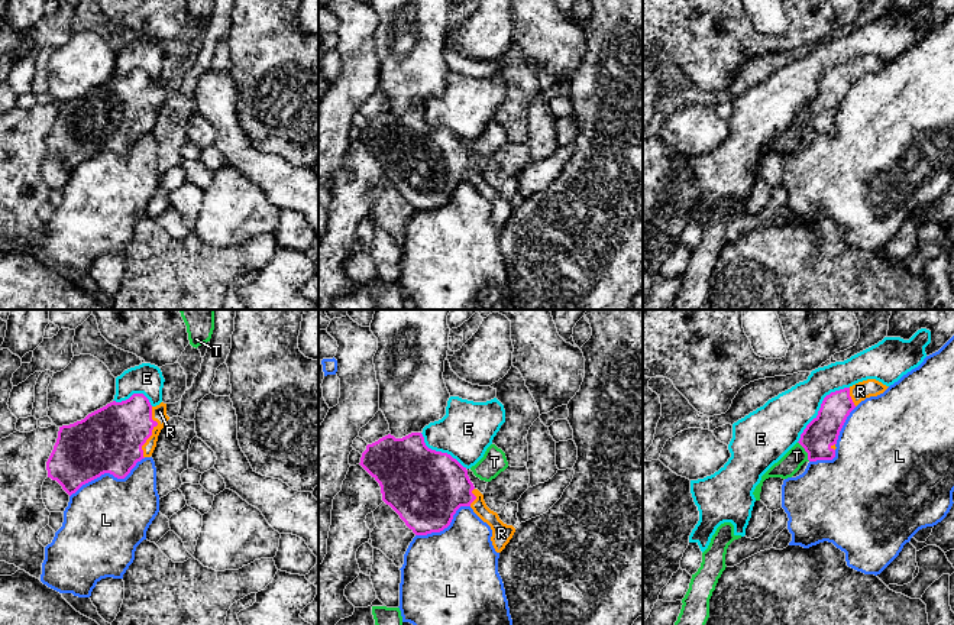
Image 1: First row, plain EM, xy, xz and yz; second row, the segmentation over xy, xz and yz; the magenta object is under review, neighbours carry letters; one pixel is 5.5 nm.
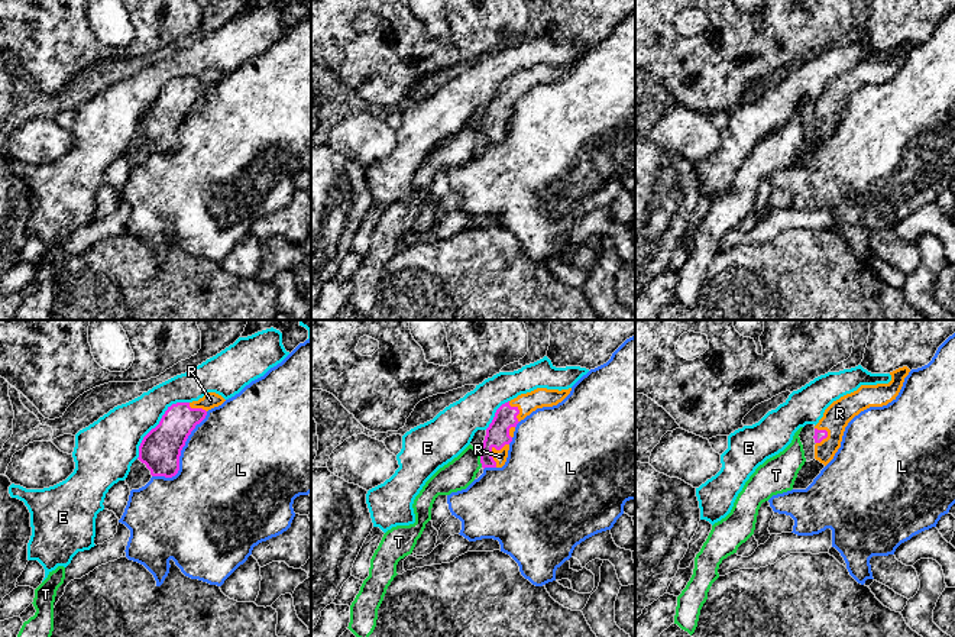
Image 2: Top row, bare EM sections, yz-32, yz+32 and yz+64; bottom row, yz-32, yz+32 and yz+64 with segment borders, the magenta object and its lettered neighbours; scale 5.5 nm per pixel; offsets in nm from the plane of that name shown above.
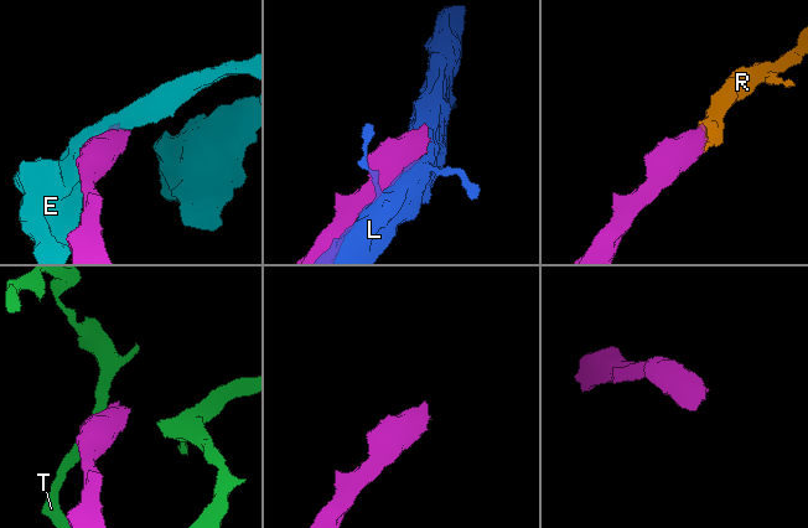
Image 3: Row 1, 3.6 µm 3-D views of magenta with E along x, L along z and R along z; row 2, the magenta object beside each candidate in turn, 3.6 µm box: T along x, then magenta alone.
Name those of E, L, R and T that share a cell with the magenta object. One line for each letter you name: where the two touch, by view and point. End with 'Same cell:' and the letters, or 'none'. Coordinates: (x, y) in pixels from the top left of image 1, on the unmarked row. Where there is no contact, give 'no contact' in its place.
R: xy (151, 109)
Same cell: R

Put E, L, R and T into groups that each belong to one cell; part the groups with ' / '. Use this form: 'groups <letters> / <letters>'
groups E / L / R / T

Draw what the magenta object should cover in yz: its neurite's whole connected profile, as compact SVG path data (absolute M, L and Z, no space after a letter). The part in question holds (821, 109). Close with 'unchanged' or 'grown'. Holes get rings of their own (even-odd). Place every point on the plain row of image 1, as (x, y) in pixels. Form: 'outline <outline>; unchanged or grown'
outline M867 55L827 71L818 91L806 101L798 117L808 129L808 136L832 136L840 107L850 88L866 74L877 72L887 64L876 55Z; grown

